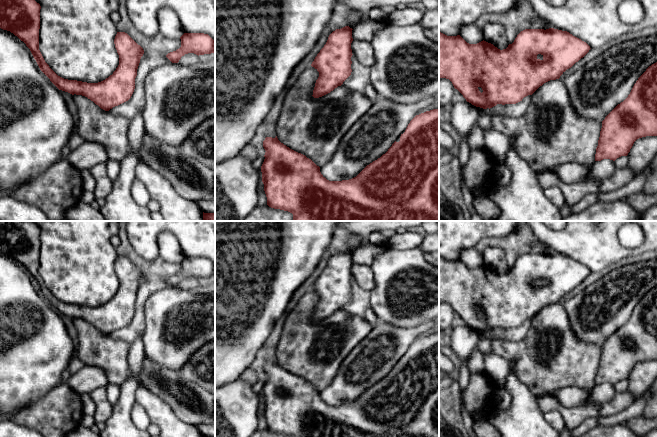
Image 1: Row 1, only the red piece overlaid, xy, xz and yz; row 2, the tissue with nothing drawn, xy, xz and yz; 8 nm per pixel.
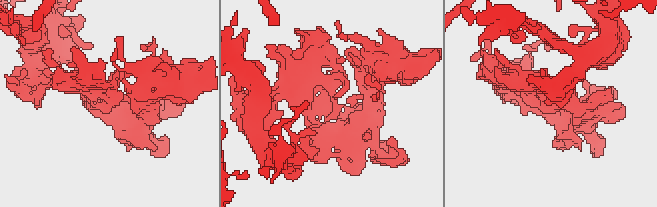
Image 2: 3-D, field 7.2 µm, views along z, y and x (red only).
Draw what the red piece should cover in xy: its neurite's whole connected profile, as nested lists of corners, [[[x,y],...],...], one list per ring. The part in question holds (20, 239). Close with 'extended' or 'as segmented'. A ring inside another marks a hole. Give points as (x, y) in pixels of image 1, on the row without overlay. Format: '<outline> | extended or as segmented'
[[[0,221],[0,252],[10,255],[26,268],[40,294],[59,314],[68,316],[72,319],[85,320],[105,335],[109,335],[113,331],[128,325],[135,313],[137,293],[140,283],[144,278],[143,272],[127,257],[117,256],[114,268],[119,279],[119,289],[112,299],[98,307],[64,303],[58,300],[49,291],[39,274],[40,233],[40,228],[37,227],[33,221]]] | as segmented

